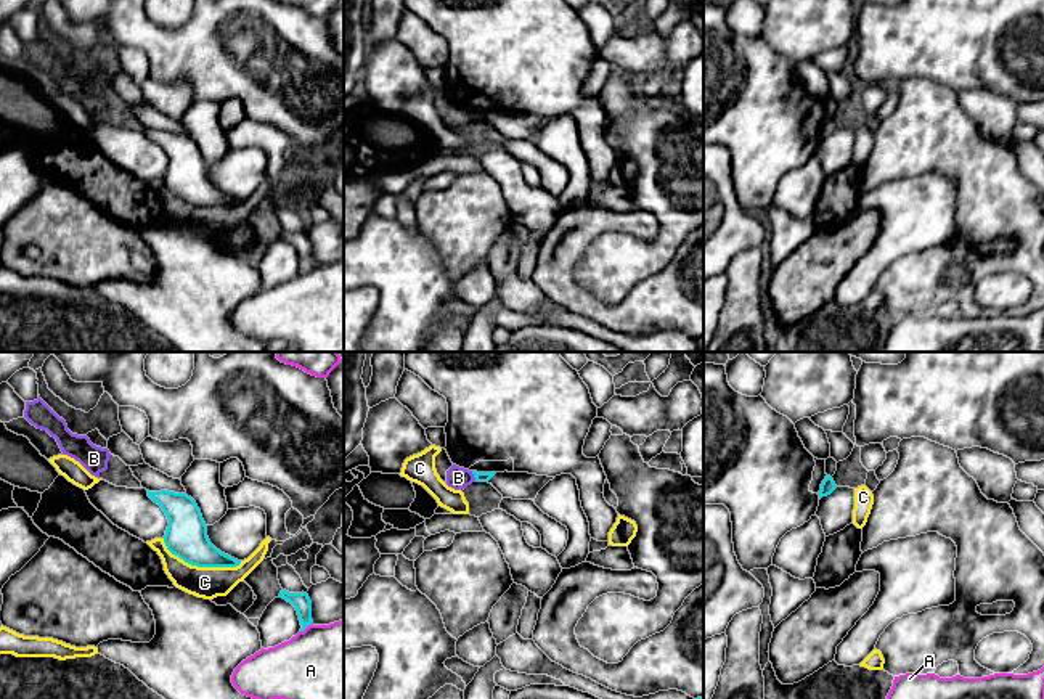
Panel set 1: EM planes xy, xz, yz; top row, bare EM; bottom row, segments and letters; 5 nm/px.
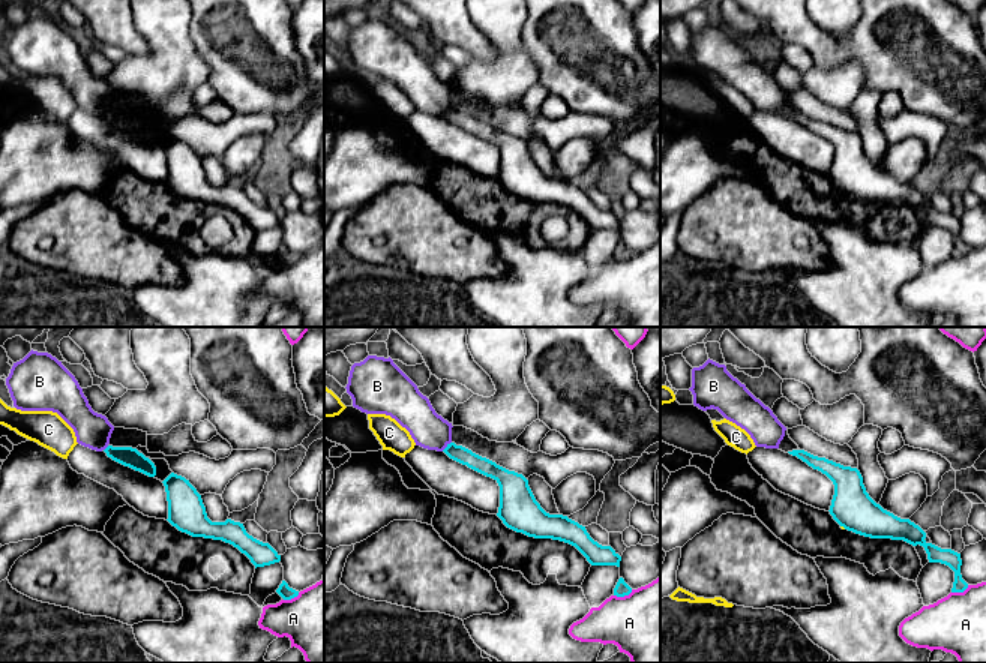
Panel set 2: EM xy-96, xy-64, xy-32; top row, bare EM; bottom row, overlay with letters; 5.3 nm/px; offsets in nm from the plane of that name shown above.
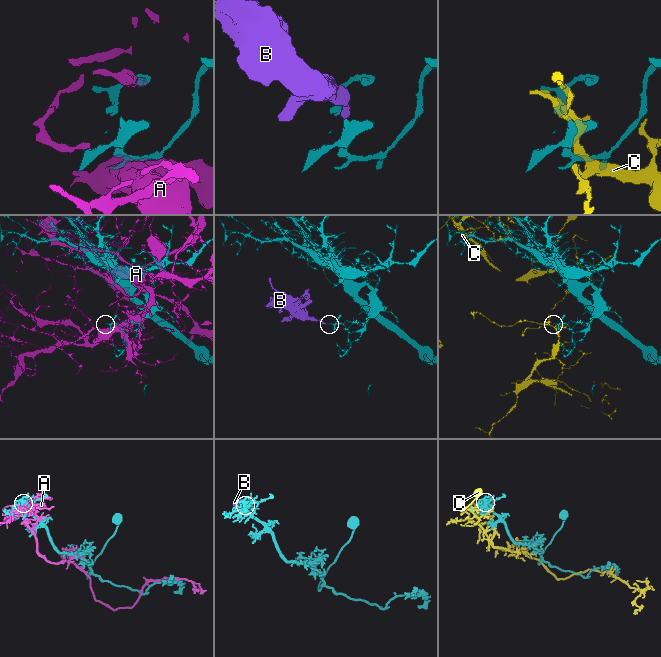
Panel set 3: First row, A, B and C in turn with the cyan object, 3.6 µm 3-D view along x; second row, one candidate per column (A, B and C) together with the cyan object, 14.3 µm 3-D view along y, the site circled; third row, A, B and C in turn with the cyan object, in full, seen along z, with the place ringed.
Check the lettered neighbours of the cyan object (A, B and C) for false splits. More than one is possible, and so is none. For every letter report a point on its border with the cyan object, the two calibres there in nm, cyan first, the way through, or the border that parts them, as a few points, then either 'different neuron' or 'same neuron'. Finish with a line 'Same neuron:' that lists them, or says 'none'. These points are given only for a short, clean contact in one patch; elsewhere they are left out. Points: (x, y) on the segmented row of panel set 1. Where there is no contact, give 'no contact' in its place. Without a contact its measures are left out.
A: xy (305, 627) | 90/380 nm | different neuron
B: xz (474, 476) | 50/110 nm | along xz (471, 471), (476, 479) | different neuron
C: xy (199, 566) | 200/160 nm | different neuron
Same neuron: none

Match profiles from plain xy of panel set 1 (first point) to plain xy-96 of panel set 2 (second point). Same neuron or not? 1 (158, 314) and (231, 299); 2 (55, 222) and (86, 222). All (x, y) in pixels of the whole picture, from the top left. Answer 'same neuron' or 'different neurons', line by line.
1: same neuron
2: same neuron

